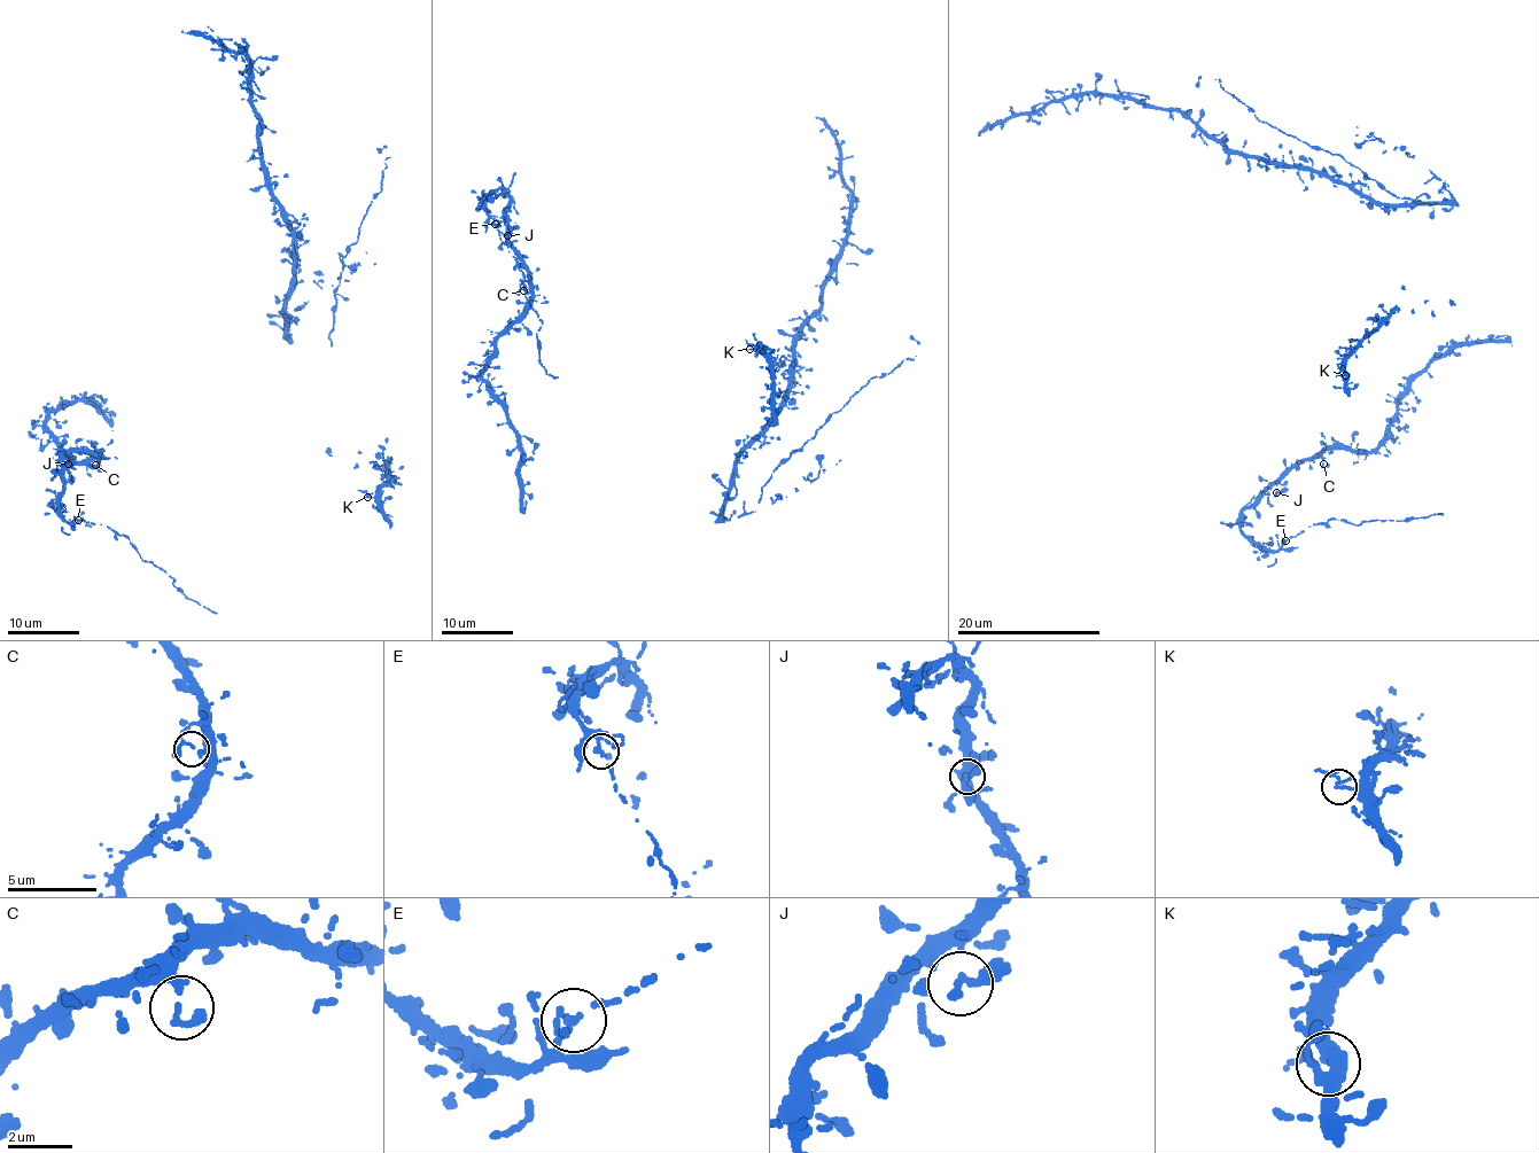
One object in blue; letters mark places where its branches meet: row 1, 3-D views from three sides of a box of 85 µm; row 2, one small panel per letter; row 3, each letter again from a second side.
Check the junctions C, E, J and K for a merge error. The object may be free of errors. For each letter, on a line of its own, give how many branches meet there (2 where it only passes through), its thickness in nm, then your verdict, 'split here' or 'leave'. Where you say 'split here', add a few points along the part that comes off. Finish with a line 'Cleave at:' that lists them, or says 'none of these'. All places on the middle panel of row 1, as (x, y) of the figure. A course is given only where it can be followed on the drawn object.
C: 2 branches meet; 220 nm thick; leave
E: 3 branches meet; 180 nm thick; split here; foreign part runs (495, 224), (523, 280), (525, 297), (542, 321), (537, 334), (539, 363), (548, 374), (558, 378)
J: 3 branches meet; 150 nm thick; leave
K: 3 branches meet; 130 nm thick; leave
Cleave at: E

